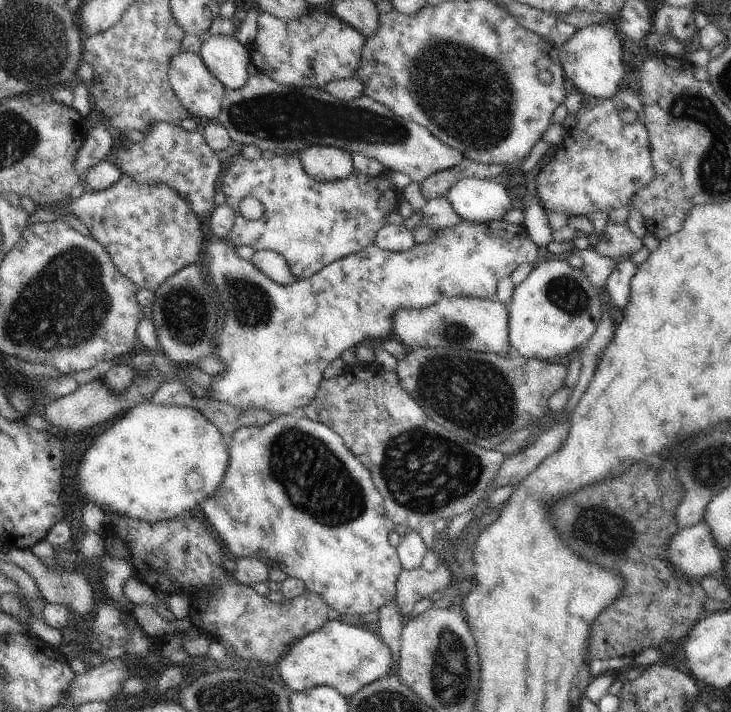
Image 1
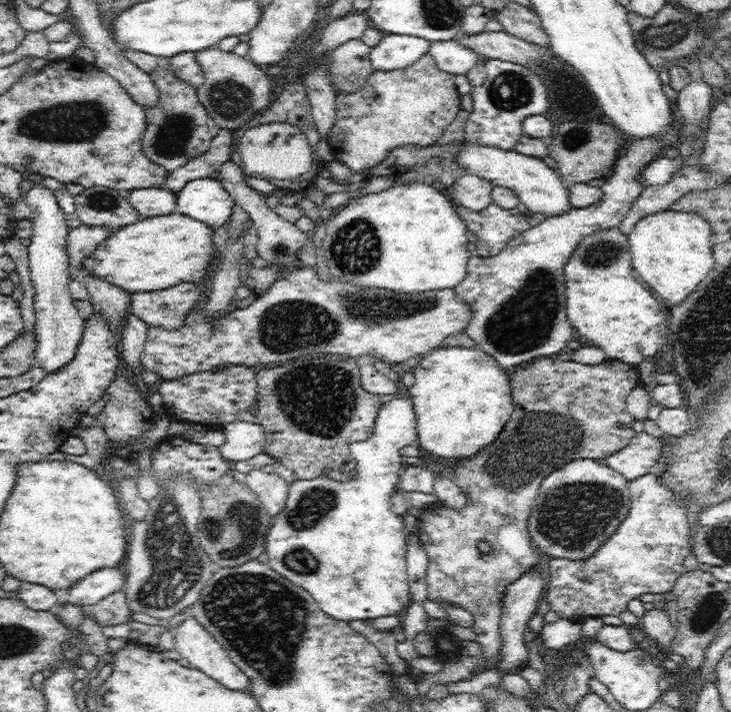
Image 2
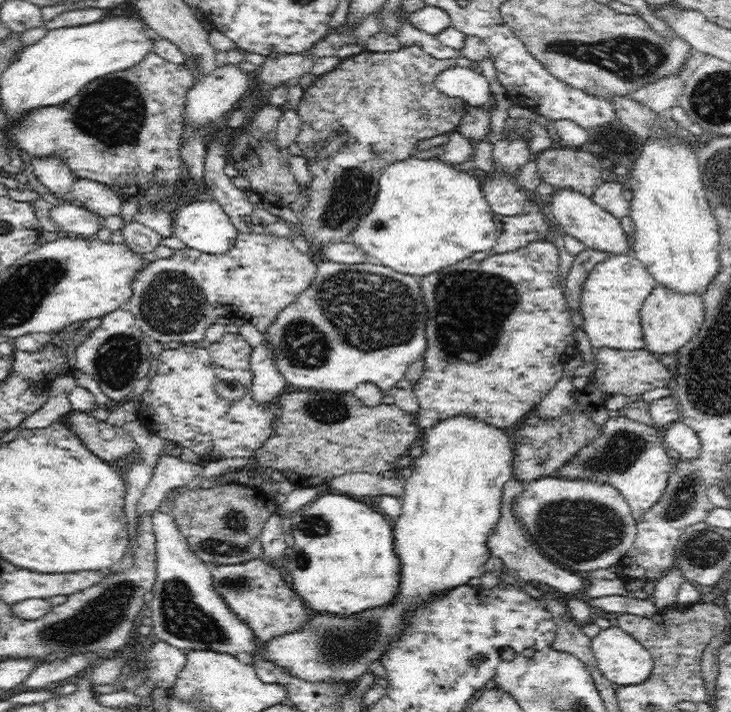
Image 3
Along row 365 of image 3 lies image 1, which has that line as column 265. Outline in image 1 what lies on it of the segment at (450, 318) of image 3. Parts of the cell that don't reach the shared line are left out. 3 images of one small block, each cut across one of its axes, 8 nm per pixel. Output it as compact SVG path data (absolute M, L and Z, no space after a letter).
M292 412L288 415L280 415L270 421L264 427L241 426L233 432L228 439L229 443L229 467L224 475L222 484L218 490L200 504L200 511L206 516L208 524L220 536L224 542L226 553L241 558L254 558L260 560L261 564L271 568L280 568L288 577L304 580L305 588L322 598L328 604L328 608L342 614L358 614L358 616L376 613L384 606L396 592L396 583L404 568L397 555L397 549L388 541L389 528L387 527L386 509L384 508L382 495L378 492L371 472L362 464L344 444L344 441L336 432L325 424L310 420L301 413Z

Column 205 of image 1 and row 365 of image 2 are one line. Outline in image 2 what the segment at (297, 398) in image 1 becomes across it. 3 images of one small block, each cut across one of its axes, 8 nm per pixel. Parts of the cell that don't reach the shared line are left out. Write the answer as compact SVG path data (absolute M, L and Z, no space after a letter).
M303 264L295 265L292 269L284 272L284 275L280 277L264 294L261 294L257 299L252 302L246 308L234 307L229 313L222 315L213 325L210 325L206 321L206 315L202 313L202 306L196 305L185 314L183 323L175 329L166 329L162 327L148 326L145 345L140 355L141 370L154 372L158 374L161 379L167 378L167 380L178 379L184 375L191 375L202 371L212 371L220 366L229 365L244 365L244 366L256 366L259 362L264 364L282 364L291 361L292 359L304 356L316 356L320 354L336 354L342 355L344 358L357 359L362 354L370 354L374 356L376 360L388 361L393 364L401 364L404 361L412 358L412 356L418 356L418 354L427 354L432 349L438 348L450 334L457 334L464 331L464 328L468 326L468 322L472 320L472 307L460 297L456 296L454 290L424 290L422 292L416 292L416 294L406 294L405 292L392 292L392 290L360 290L356 286L352 286L350 282L340 282L339 280L332 280L329 278L328 284L324 283L318 278L314 267L305 266Z

